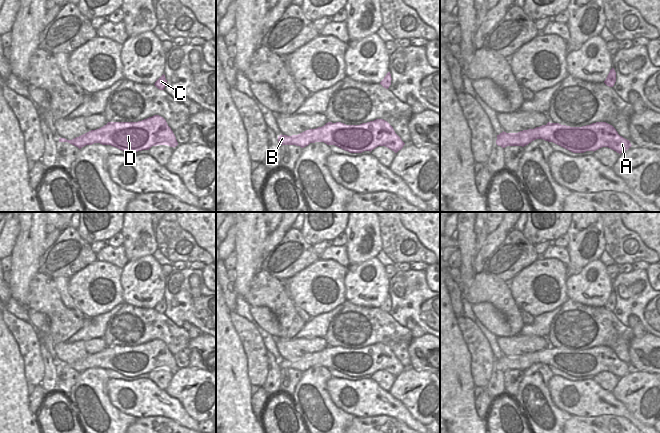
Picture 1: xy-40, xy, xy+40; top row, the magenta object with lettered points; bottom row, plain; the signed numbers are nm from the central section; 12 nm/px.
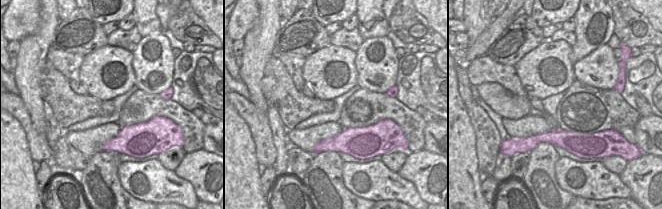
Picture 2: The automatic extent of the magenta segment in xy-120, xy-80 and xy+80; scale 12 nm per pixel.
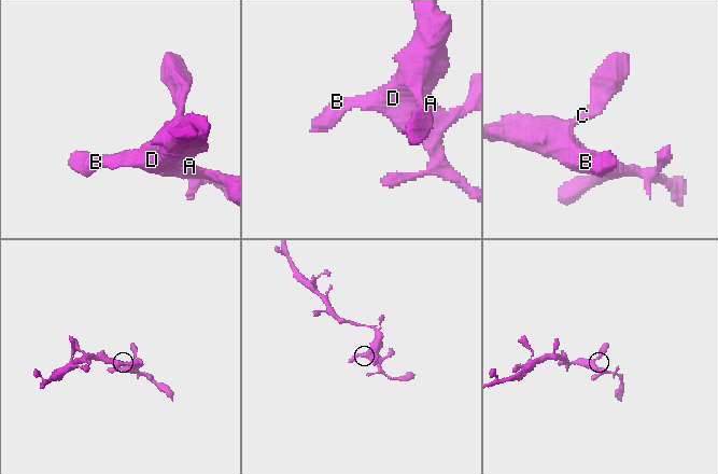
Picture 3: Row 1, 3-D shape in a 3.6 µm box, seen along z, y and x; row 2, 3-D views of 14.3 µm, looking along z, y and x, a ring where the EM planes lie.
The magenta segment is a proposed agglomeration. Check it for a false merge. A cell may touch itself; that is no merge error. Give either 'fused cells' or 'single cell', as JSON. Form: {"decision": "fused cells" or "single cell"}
{"decision": "single cell"}

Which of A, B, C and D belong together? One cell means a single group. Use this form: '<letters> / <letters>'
A B C D

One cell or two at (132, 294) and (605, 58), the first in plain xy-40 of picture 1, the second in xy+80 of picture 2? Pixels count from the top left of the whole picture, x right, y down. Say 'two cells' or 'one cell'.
one cell

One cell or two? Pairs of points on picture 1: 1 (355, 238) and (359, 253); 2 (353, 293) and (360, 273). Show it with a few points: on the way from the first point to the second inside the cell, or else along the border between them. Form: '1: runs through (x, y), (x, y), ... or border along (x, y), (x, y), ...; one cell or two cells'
1: runs through (357, 242), (357, 249); one cell
2: runs through (358, 288), (360, 286), (360, 278); one cell

